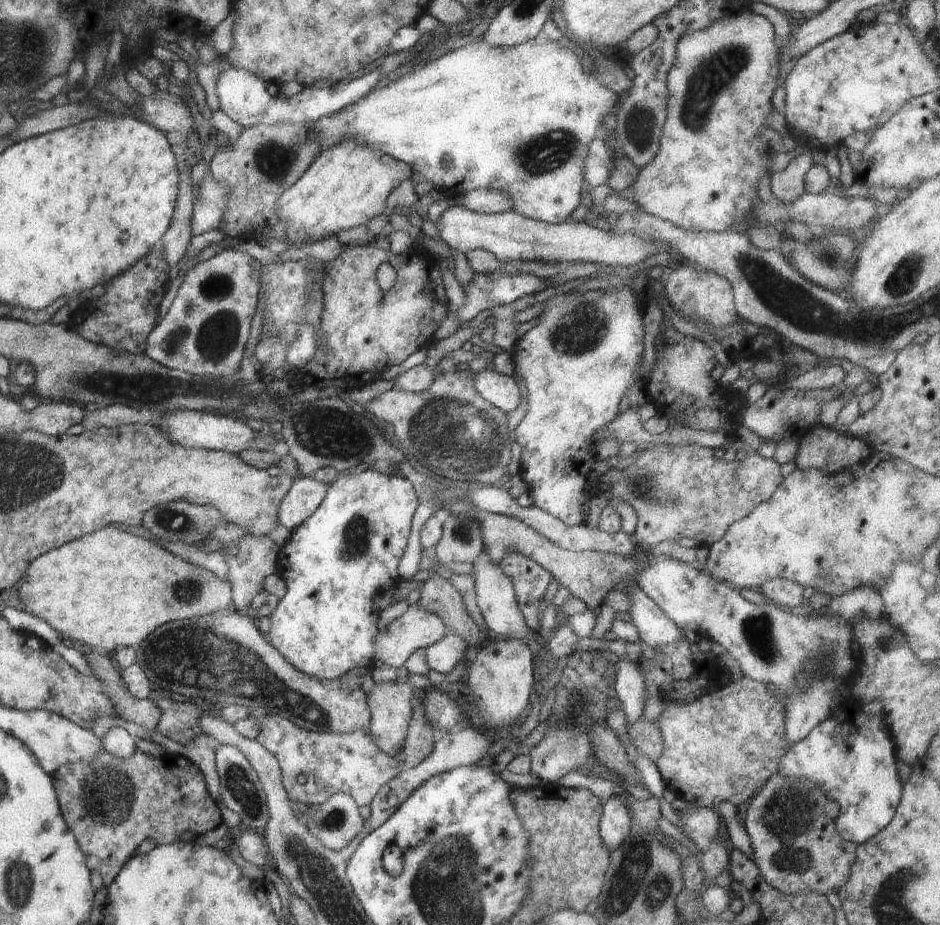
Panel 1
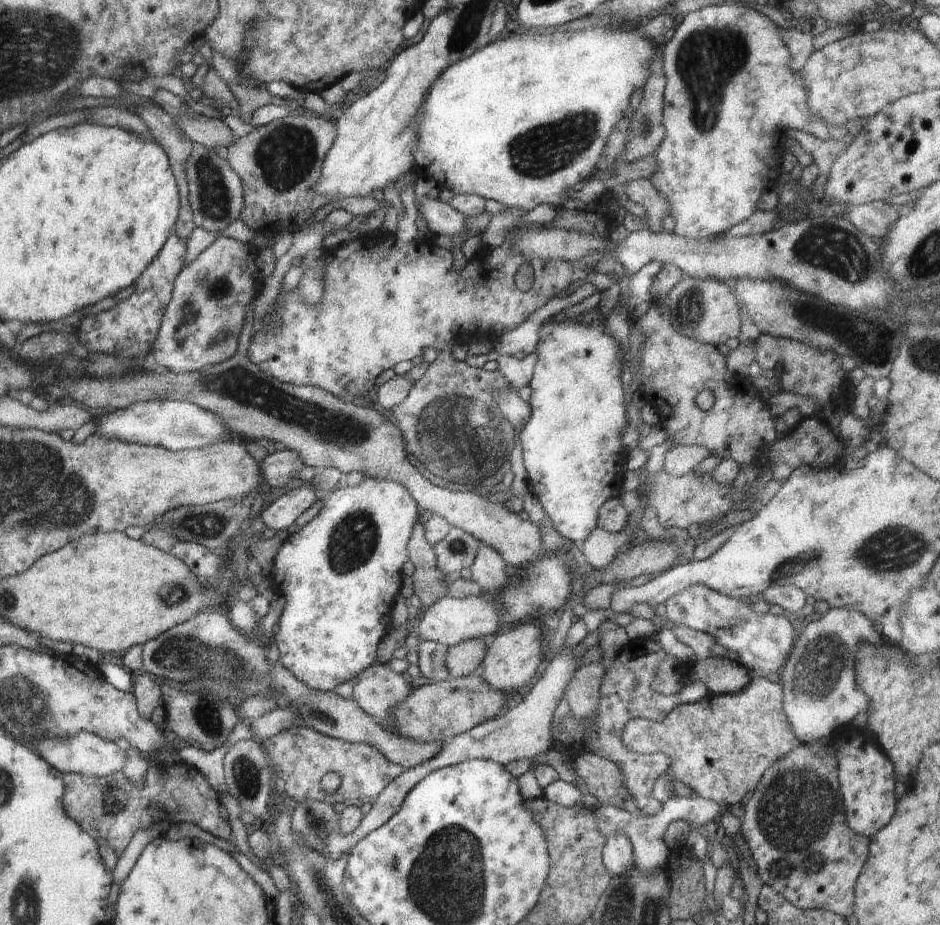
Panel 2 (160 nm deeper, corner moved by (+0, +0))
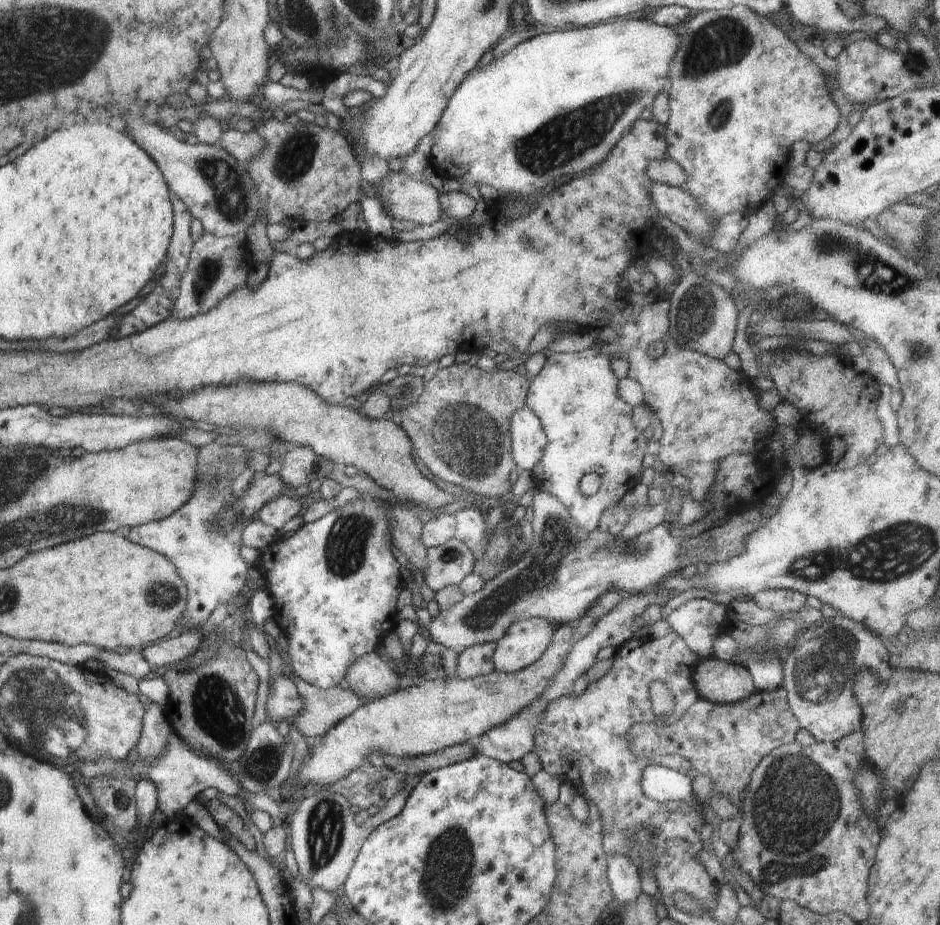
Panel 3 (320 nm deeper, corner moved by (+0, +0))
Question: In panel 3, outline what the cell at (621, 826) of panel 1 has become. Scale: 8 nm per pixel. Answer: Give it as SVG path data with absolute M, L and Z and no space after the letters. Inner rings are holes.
M610 855L607 859L607 877L613 896L622 905L633 905L641 892L641 876L636 866L626 857Z

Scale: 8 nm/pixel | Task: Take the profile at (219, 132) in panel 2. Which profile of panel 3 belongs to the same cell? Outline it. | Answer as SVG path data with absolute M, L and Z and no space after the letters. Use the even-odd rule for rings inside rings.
M229 125L215 142L224 147L236 160L249 163L255 159L265 147L265 140L256 131L245 133Z

